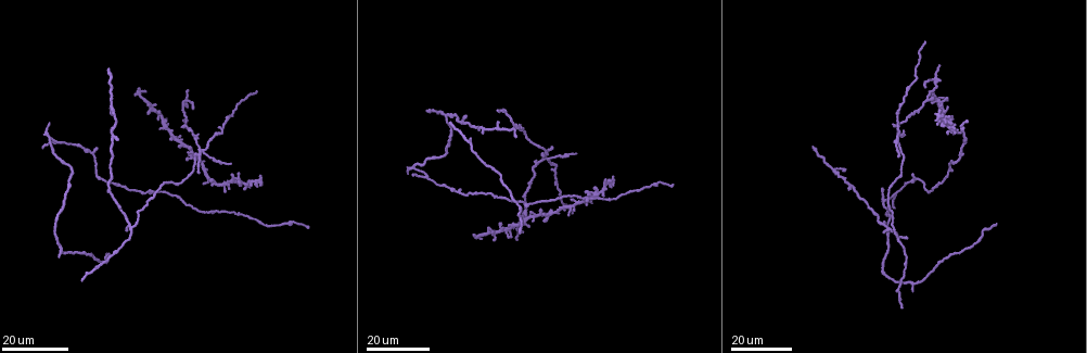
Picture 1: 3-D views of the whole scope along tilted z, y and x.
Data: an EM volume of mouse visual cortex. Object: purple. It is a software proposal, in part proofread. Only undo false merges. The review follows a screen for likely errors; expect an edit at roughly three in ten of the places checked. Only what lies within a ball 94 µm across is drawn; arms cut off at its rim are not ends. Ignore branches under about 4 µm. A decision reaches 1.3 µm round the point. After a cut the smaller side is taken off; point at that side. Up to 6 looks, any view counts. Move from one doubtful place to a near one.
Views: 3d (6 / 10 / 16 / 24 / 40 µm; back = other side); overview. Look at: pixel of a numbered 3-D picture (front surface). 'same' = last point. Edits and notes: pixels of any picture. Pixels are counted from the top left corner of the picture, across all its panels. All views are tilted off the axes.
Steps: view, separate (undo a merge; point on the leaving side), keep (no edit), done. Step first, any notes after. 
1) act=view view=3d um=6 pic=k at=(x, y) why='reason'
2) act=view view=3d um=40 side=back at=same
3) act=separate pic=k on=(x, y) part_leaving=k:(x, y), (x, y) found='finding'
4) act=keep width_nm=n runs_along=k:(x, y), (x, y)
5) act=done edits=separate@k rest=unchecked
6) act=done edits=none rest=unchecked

act=view view=3d um=16 pic=1 at=(517, 222)

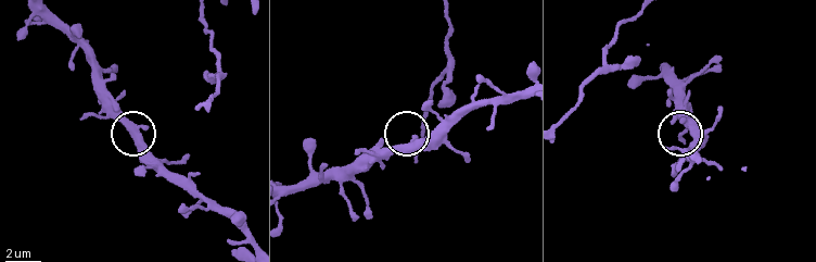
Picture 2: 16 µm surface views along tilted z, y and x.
act=view view=3d um=10 pic=2 at=(142, 127)

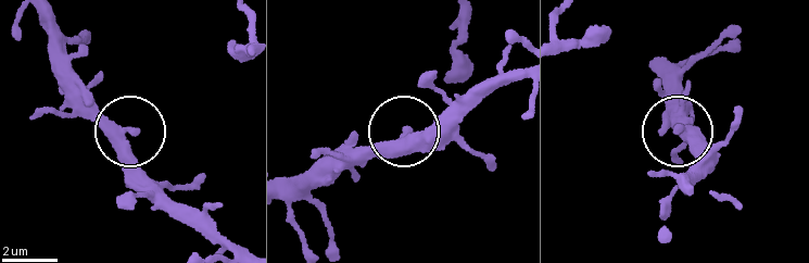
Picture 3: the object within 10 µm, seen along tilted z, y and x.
act=keep width_nm=380 found='all the same neuron'

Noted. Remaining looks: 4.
act=view view=3d um=16 pic=1 at=(201, 149) why='arms run side by side'

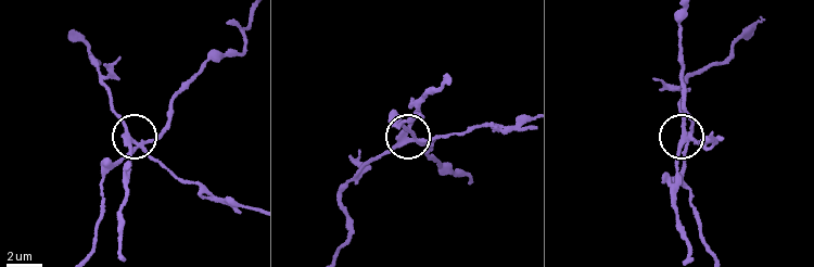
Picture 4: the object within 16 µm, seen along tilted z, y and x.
act=view view=3d um=10 pic=4 at=(417, 137) why='zoom in'

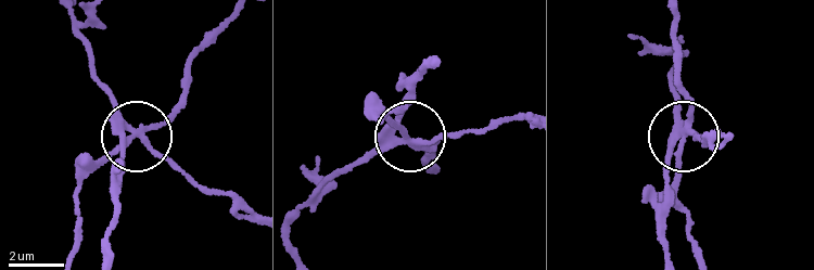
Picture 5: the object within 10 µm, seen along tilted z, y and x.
act=separate pic=5 on=(166, 158) width_nm=250 part_leaving=5:(134, 129), (97, 74), (76, 21) found='a second neuron is stuck on'

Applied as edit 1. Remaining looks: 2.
act=view view=3d um=16 pic=1 at=(896, 238) why='three arms meet'

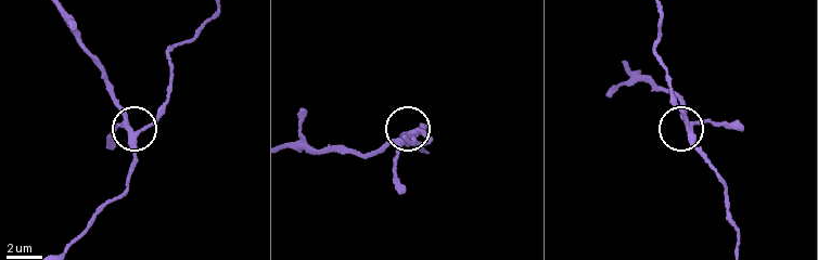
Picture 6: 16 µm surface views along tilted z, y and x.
act=view view=3d um=10 pic=6 at=(135, 133)

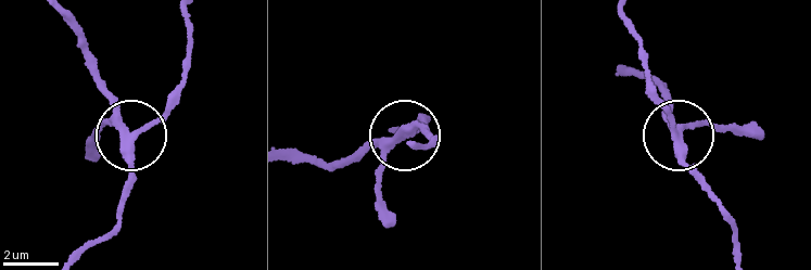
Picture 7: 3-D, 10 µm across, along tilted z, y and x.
act=separate pic=7 on=(108, 123) arms=3 found='two neurons meet here'

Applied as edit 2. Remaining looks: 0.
act=done edits=separate@5,separate@7 rest=unchecked

